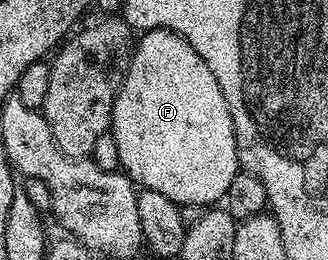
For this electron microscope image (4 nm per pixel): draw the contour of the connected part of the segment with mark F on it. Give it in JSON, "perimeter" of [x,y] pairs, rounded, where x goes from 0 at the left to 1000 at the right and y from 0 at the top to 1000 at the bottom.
{"perimeter":[[[524,108],[448,115],[415,150],[393,269],[345,404],[338,512],[360,558],[366,650],[421,719],[497,738],[549,796],[607,785],[637,800],[671,781],[729,650],[716,492],[692,385],[680,385],[680,338],[668,338],[668,308],[655,308],[655,277],[631,262],[619,215]]]}

